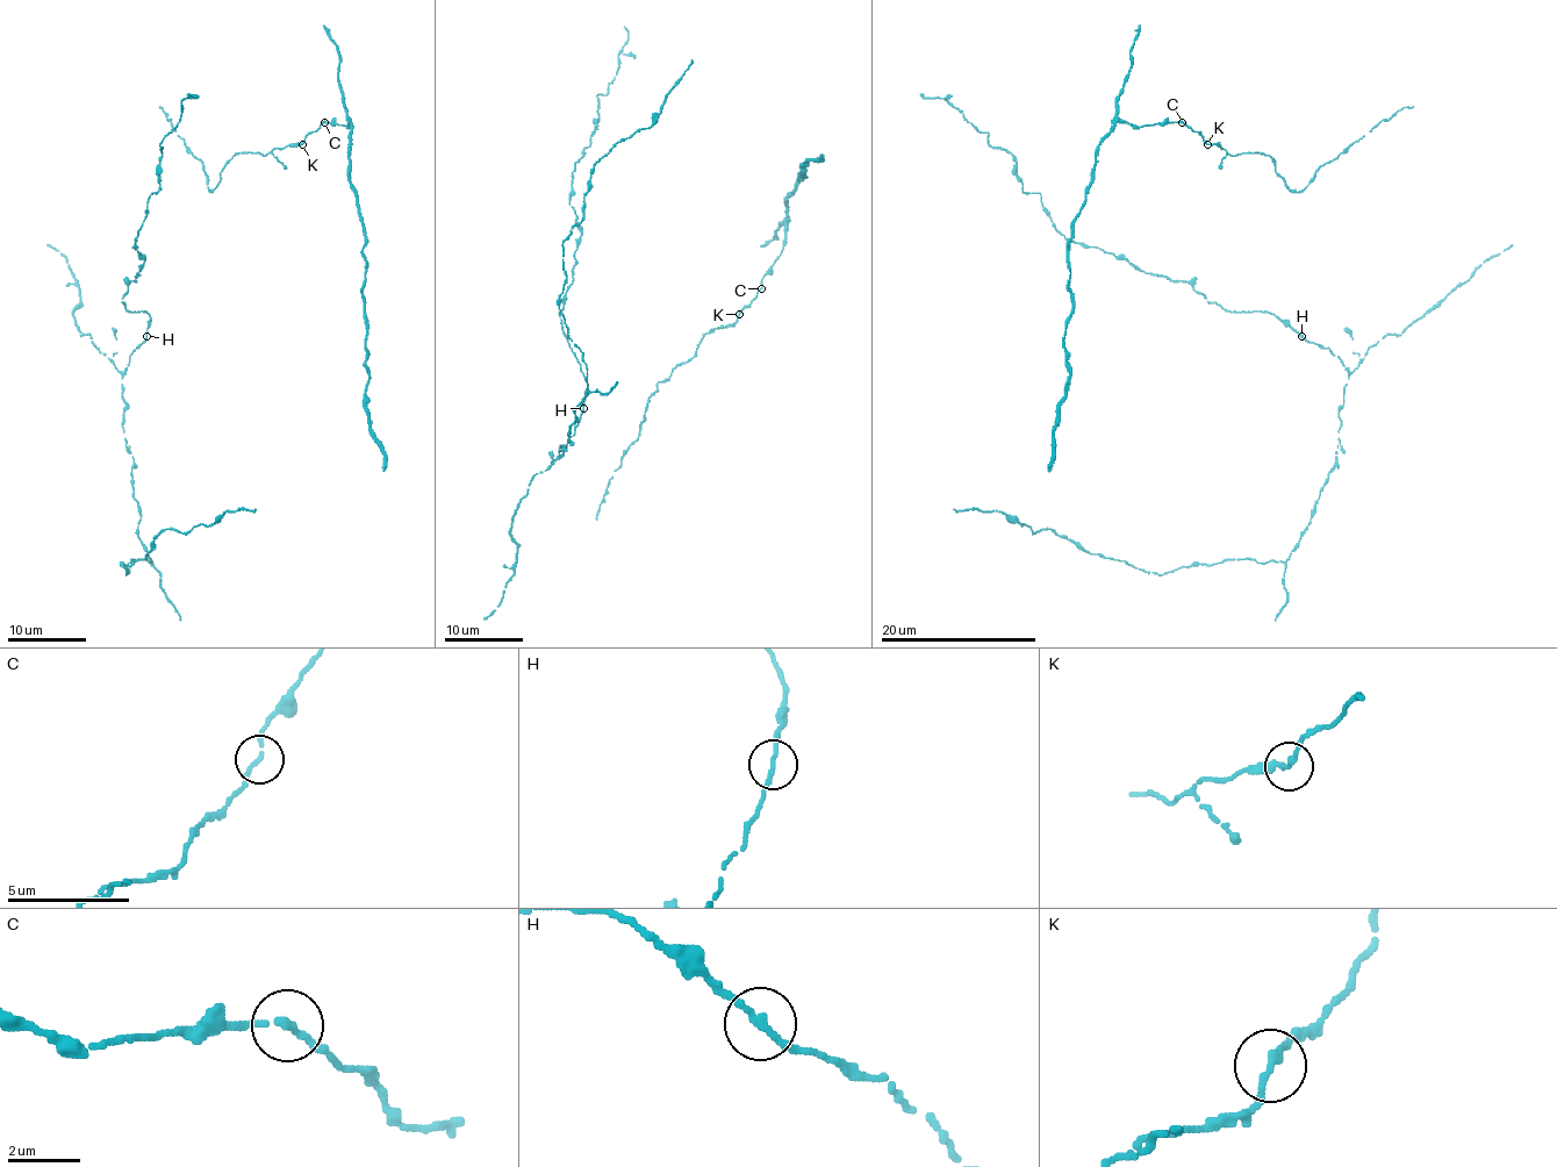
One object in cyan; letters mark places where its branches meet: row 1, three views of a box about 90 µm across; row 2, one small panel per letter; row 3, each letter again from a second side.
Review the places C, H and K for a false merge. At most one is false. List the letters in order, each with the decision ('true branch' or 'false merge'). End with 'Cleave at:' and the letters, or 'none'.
C: true branch
H: true branch
K: true branch
Cleave at: none

